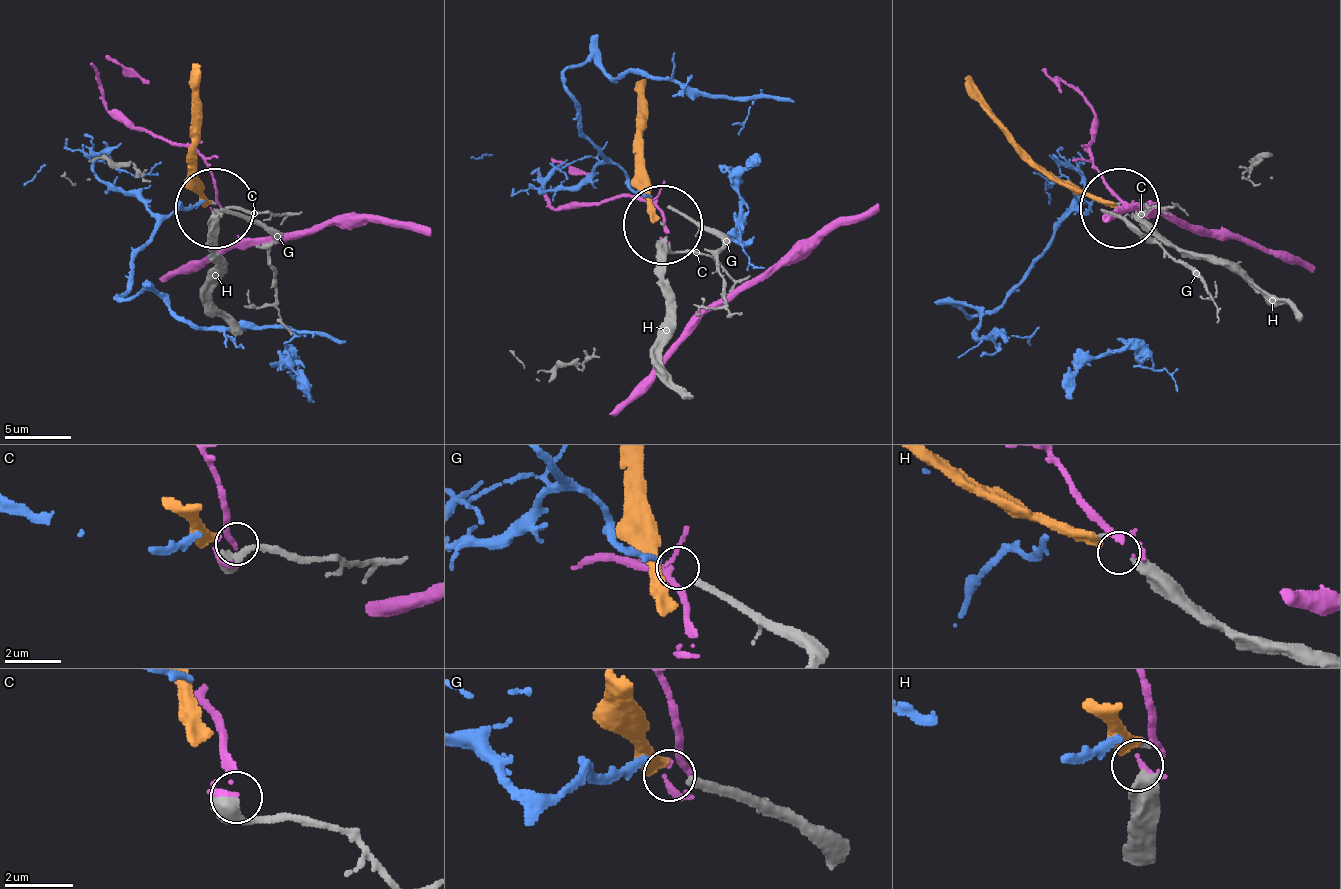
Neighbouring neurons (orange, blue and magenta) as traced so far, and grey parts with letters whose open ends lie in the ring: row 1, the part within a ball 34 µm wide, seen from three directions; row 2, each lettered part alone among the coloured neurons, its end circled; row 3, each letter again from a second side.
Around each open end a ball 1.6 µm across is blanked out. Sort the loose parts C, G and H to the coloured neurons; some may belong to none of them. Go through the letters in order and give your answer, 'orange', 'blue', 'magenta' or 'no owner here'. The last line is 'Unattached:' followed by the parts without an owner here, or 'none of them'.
C: magenta
G: blue
H: orange
Unattached: none of them

